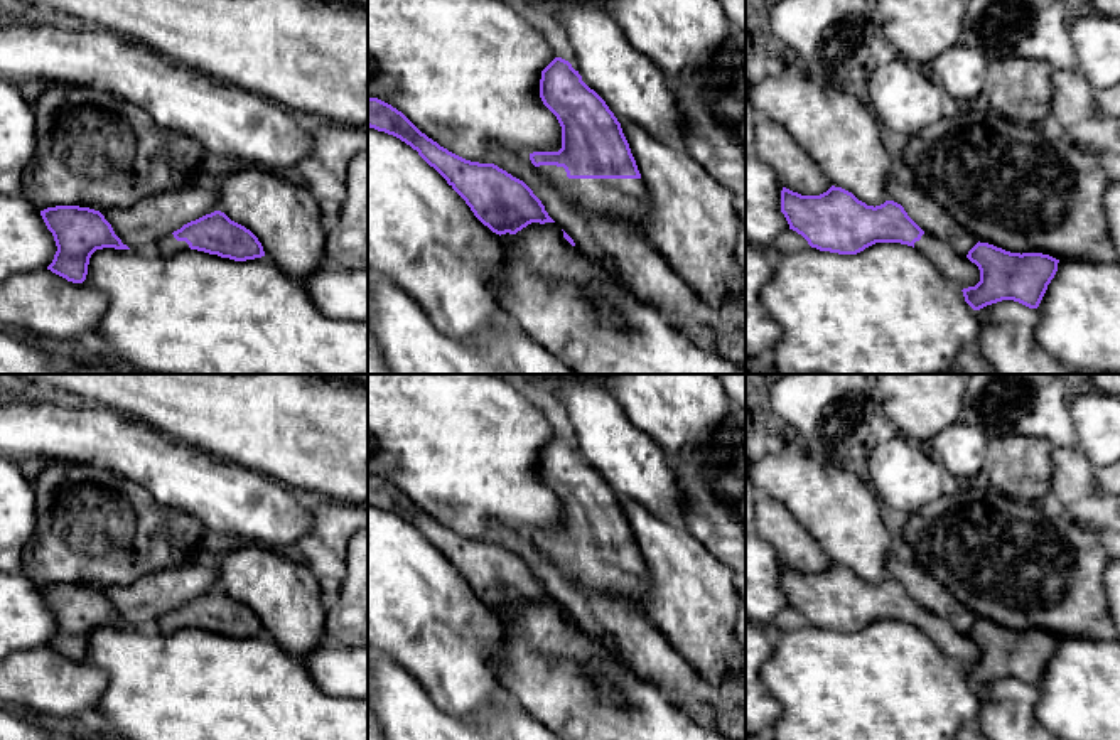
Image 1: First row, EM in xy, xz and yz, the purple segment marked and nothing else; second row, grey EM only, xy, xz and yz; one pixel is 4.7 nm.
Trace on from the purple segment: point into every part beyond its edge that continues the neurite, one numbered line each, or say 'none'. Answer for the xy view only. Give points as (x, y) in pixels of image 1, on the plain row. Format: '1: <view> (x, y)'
1: xy (167, 624)

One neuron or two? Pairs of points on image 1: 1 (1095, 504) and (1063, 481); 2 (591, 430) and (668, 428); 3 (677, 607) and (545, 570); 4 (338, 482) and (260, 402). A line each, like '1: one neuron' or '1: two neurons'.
1: one neuron
2: two neurons
3: one neuron
4: one neuron

